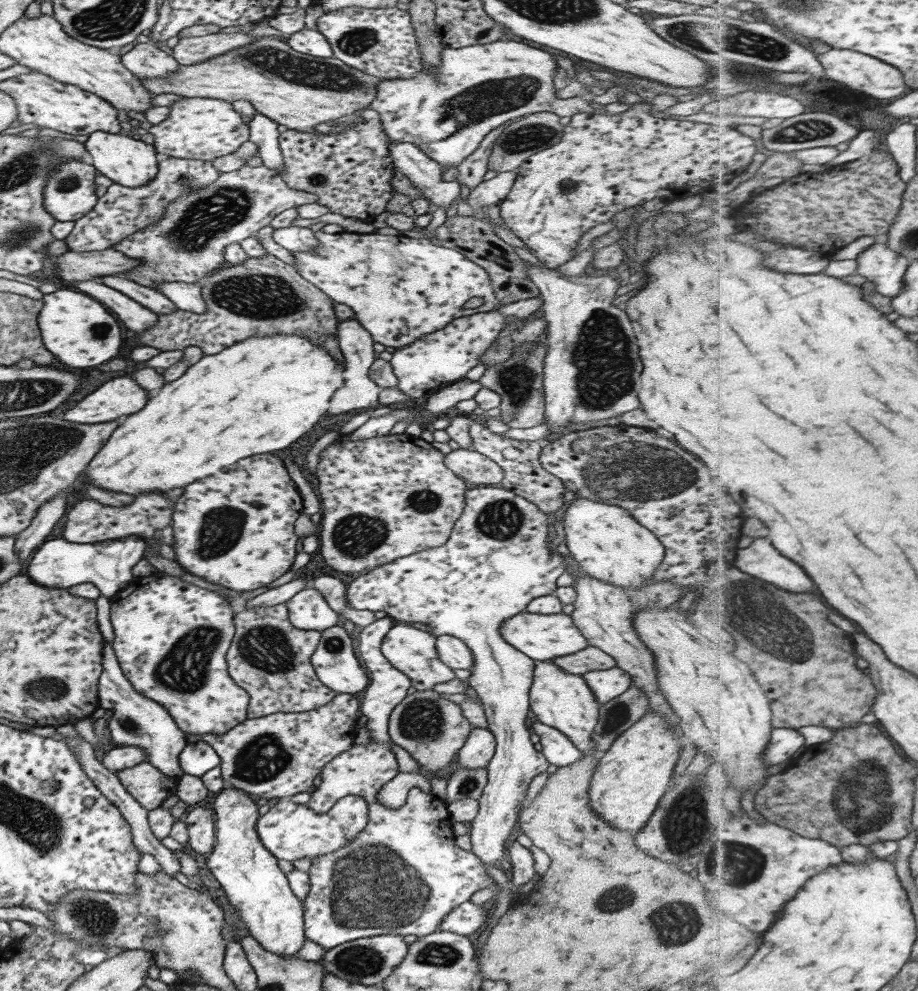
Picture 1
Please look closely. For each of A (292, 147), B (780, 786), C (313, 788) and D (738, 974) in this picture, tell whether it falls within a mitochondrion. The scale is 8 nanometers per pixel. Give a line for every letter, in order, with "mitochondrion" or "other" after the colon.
A: other
B: other
C: other
D: other

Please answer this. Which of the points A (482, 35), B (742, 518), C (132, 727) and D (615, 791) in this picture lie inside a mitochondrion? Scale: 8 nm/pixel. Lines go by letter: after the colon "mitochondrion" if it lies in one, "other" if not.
A: other
B: other
C: mitochondrion
D: other

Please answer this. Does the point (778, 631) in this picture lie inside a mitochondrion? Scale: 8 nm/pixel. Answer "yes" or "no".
yes

